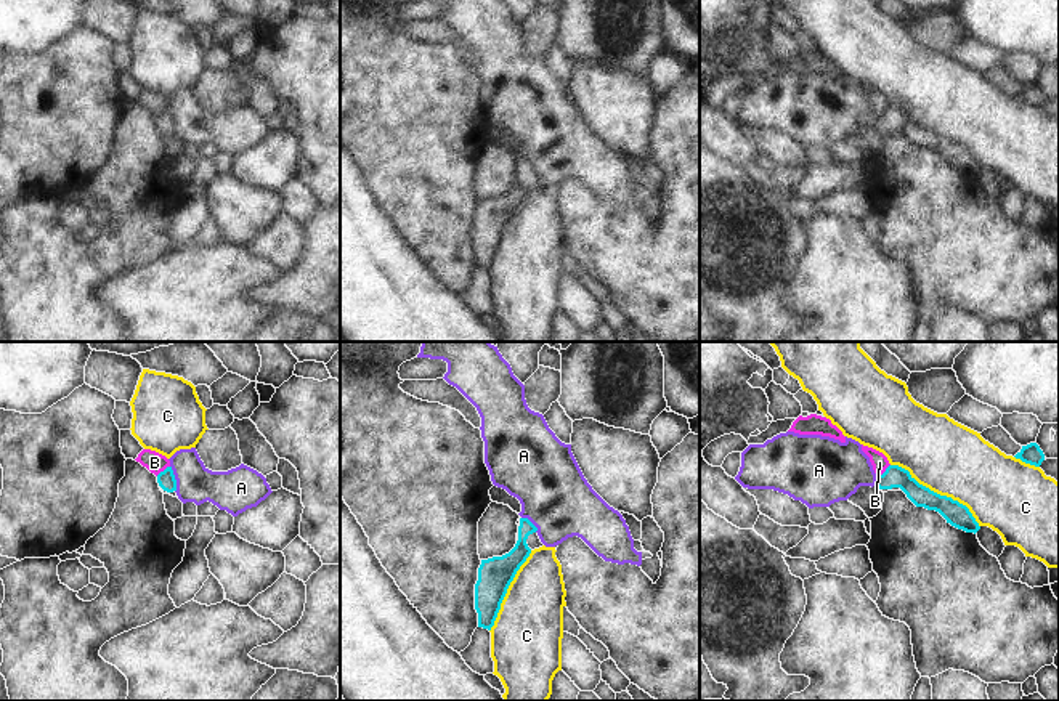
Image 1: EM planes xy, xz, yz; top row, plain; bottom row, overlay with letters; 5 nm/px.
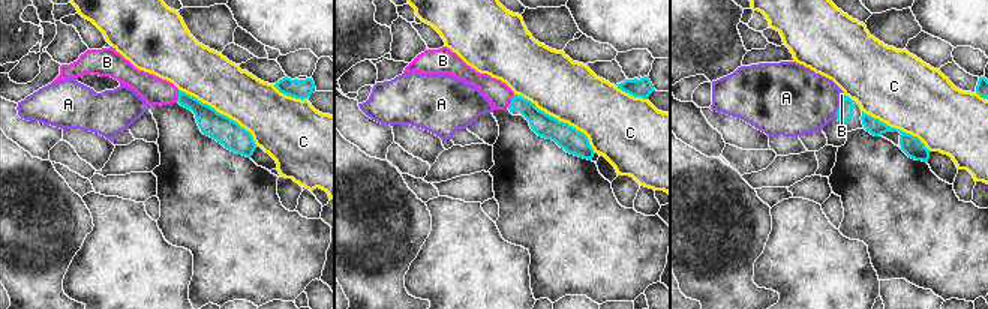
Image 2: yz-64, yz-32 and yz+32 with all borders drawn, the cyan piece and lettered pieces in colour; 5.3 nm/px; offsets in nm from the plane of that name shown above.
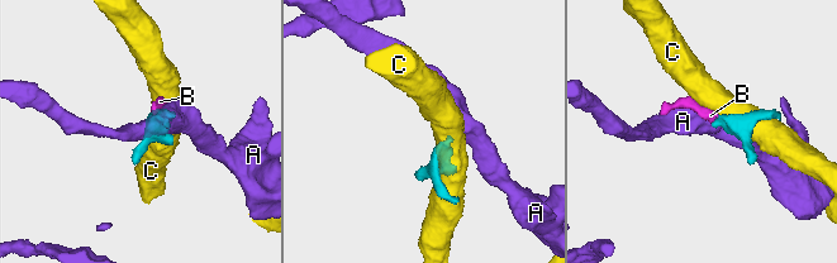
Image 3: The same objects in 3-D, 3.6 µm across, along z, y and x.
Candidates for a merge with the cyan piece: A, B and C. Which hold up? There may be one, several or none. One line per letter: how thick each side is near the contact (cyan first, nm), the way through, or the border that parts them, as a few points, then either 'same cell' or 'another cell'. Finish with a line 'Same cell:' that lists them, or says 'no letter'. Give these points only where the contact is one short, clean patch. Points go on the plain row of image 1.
A: calibres 90 and 190 nm; border xy (170, 106), (175, 116), (175, 132); another cell
B: calibres 110 and 90 nm; way yz (894, 117), (886, 111), (880, 103); same cell
C: calibres 120 and 360 nm; another cell
Same cell: B

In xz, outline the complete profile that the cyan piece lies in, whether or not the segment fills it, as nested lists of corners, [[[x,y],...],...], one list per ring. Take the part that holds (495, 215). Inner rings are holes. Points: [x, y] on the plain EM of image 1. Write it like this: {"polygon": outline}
{"polygon": [[[520,159],[518,181],[515,188],[502,197],[481,201],[478,221],[475,225],[478,268],[491,271],[494,266],[510,223],[531,194],[526,180],[536,172],[538,168],[528,159]]]}

